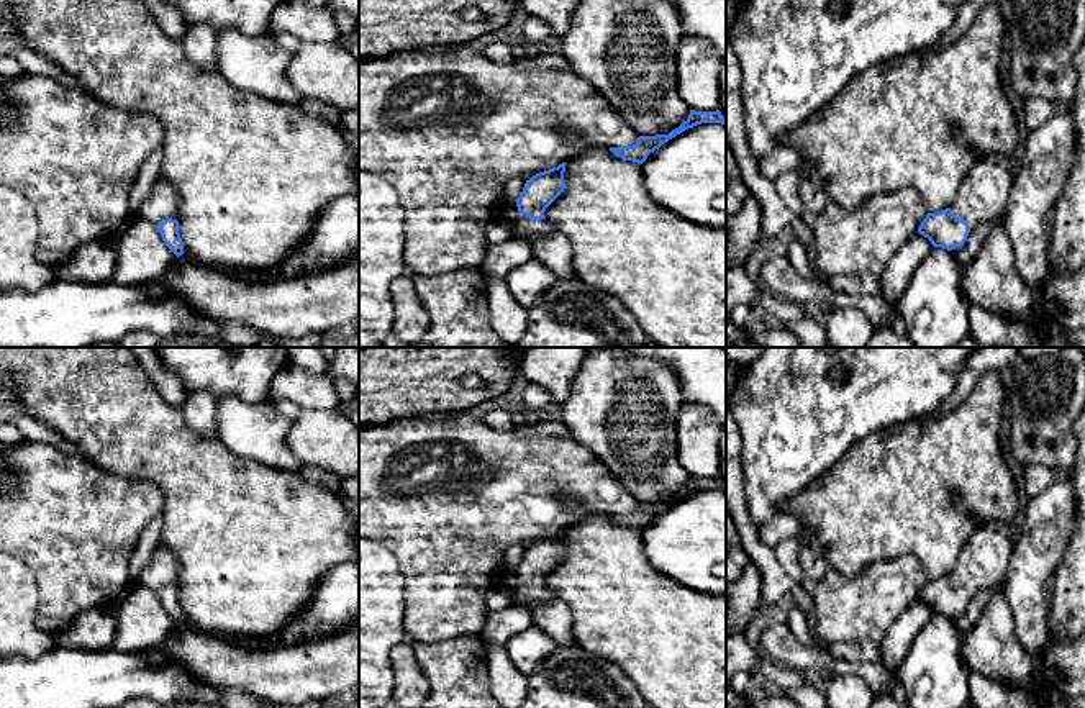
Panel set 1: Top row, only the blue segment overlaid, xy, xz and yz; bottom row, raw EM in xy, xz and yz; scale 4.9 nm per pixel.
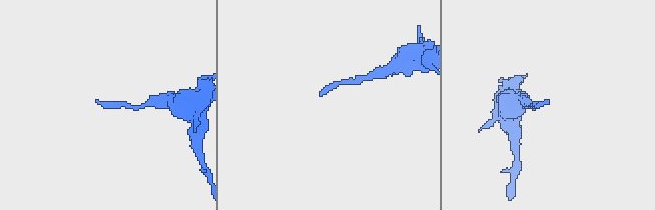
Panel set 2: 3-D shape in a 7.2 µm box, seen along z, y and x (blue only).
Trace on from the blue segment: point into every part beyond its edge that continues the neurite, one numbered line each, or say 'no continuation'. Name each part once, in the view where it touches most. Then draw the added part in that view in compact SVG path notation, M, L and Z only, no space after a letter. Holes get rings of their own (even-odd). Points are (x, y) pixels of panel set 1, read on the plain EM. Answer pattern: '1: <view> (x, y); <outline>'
1: xz (523, 594); M518 579L516 587L511 590L513 603L533 610L538 603L549 603L554 593L544 587L531 587L529 583Z

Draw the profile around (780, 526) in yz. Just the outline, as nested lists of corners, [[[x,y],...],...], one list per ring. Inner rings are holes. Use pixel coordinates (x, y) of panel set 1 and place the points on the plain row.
[[[777,513],[764,524],[757,526],[757,534],[762,544],[775,547],[780,541],[800,536],[803,523],[800,518],[788,513]]]

